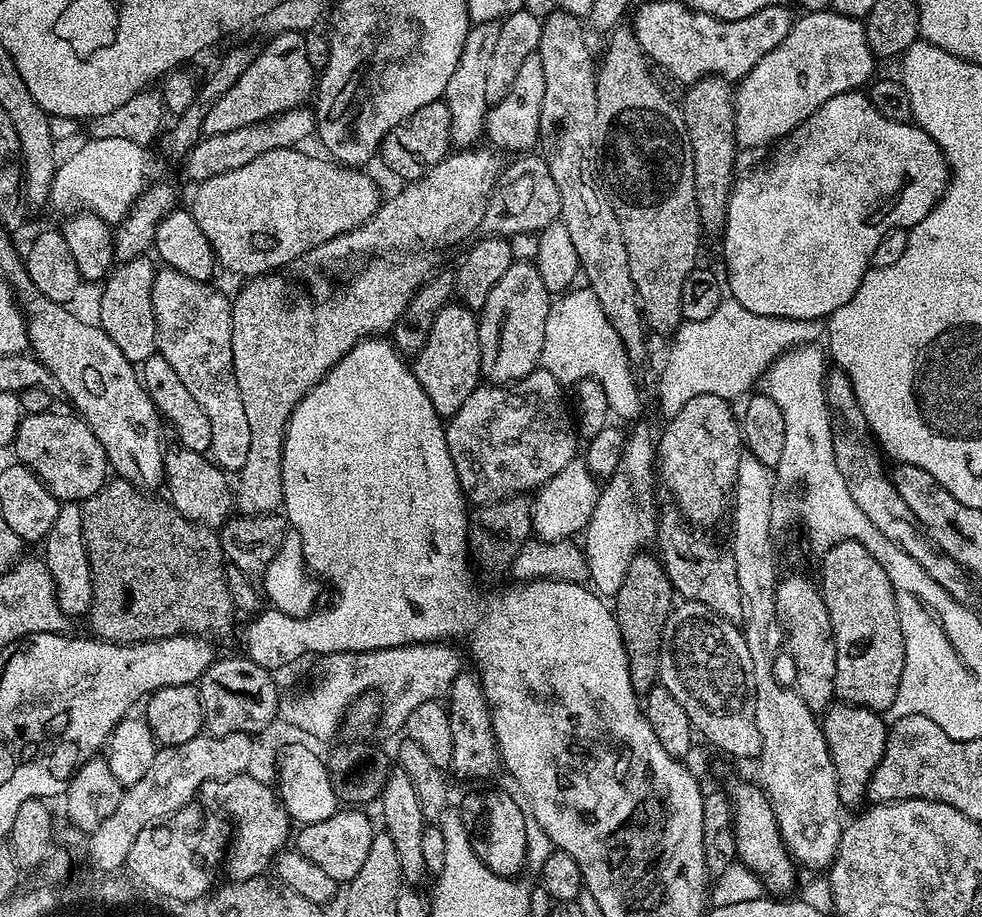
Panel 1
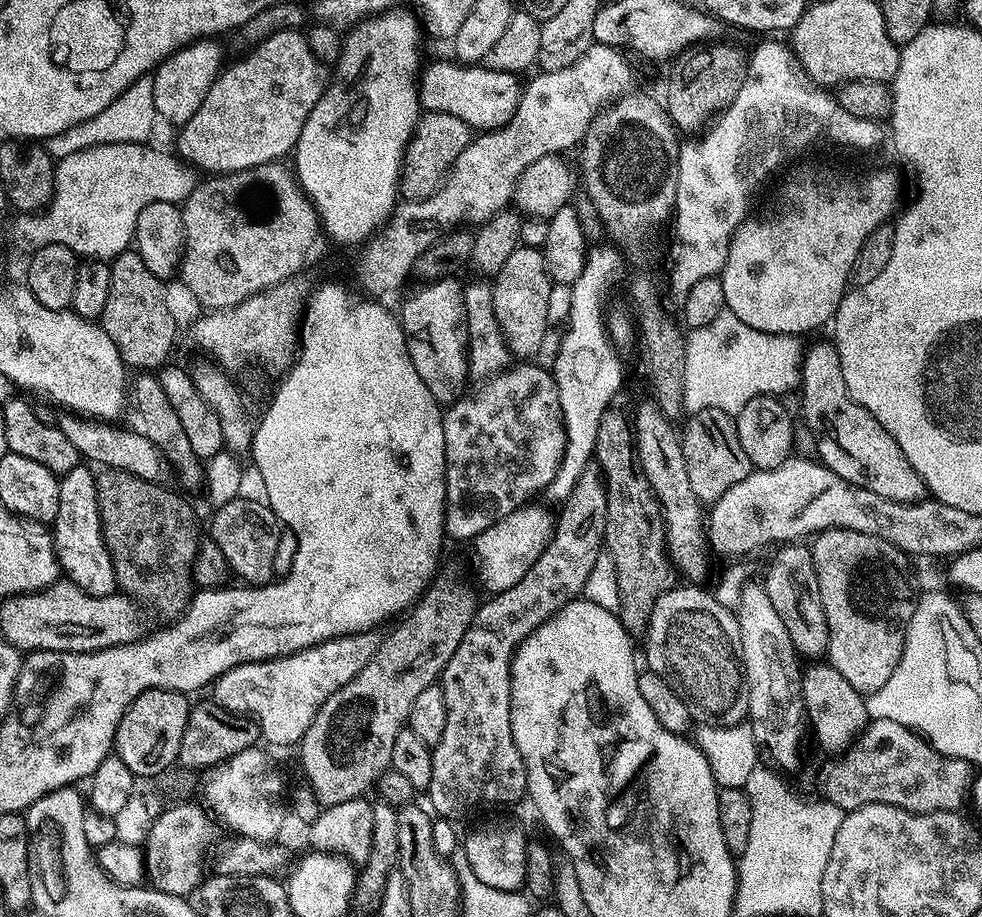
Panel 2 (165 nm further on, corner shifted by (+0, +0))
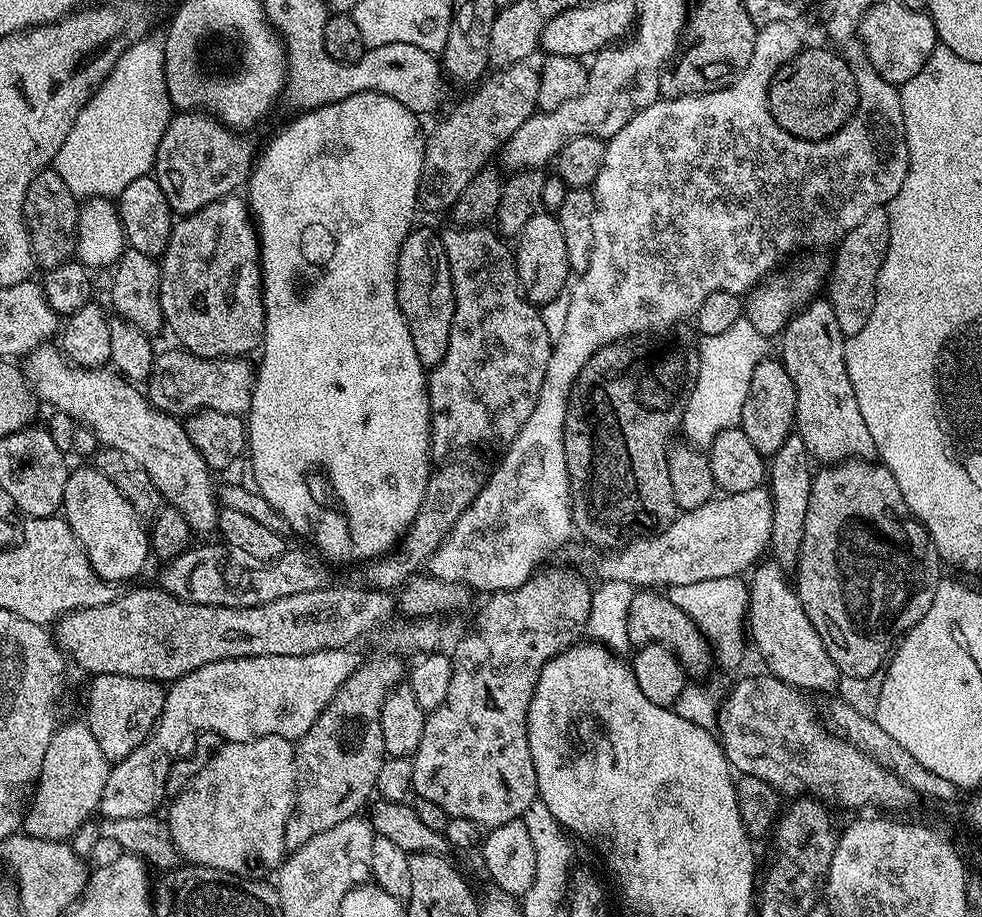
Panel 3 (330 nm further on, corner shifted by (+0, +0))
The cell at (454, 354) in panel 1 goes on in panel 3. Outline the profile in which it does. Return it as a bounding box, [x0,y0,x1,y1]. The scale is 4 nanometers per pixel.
[396,226,454,369]

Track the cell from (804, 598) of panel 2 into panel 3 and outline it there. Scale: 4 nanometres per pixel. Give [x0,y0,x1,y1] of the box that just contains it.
[766,434,814,570]

